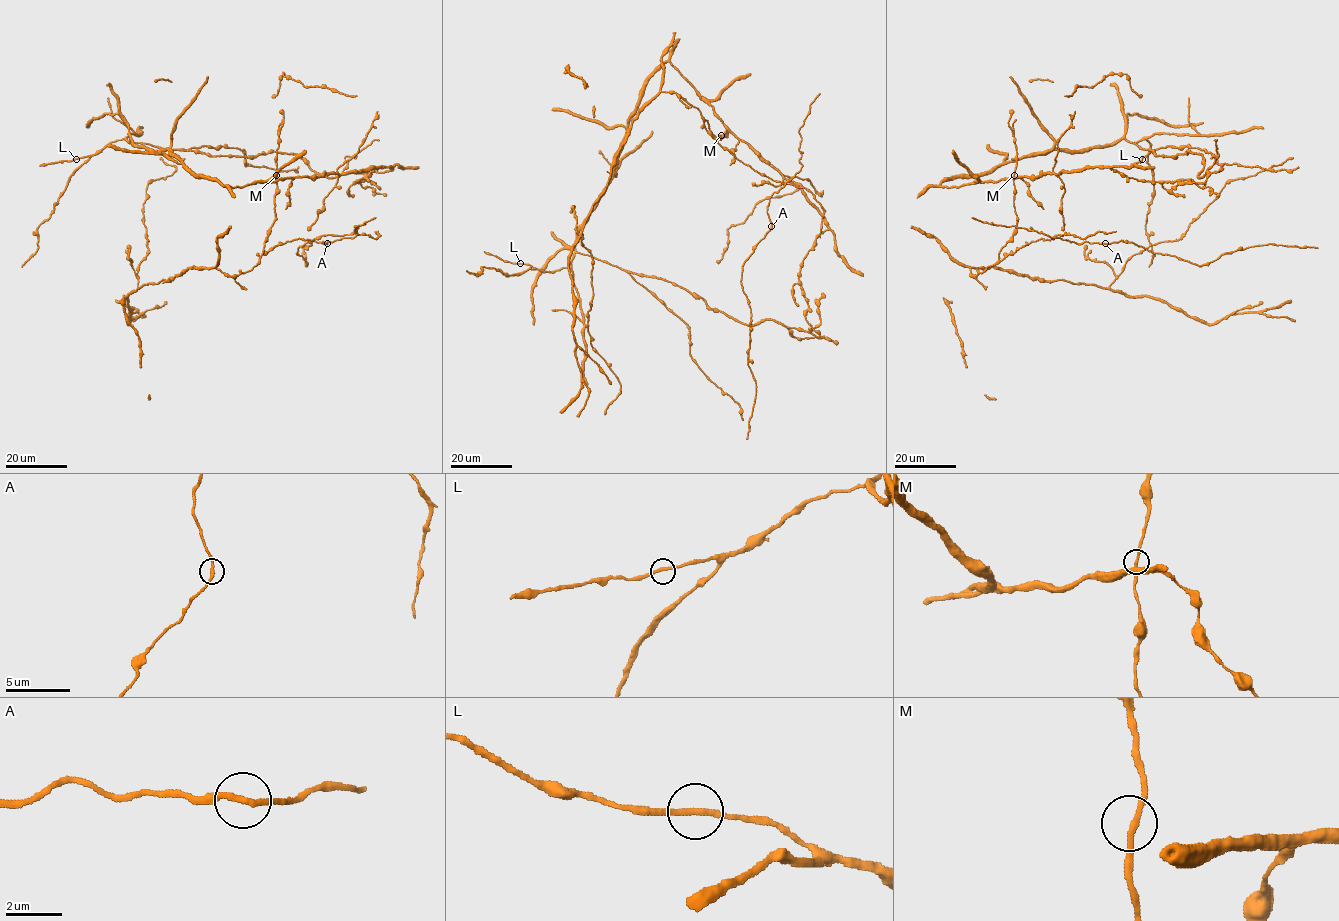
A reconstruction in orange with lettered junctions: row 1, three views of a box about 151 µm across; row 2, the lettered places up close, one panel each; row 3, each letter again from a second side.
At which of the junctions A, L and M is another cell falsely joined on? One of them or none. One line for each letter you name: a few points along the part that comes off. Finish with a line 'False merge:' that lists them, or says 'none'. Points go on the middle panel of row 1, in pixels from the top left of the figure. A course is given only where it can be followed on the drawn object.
A: Course of the part to remove: (771, 226), (742, 266), (742, 290), (751, 309), (748, 365), (755, 381), (746, 439)
False merge: A

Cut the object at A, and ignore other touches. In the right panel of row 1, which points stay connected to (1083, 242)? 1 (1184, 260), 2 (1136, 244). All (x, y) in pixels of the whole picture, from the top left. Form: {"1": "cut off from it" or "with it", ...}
{"1": "cut off from it", "2": "cut off from it"}

